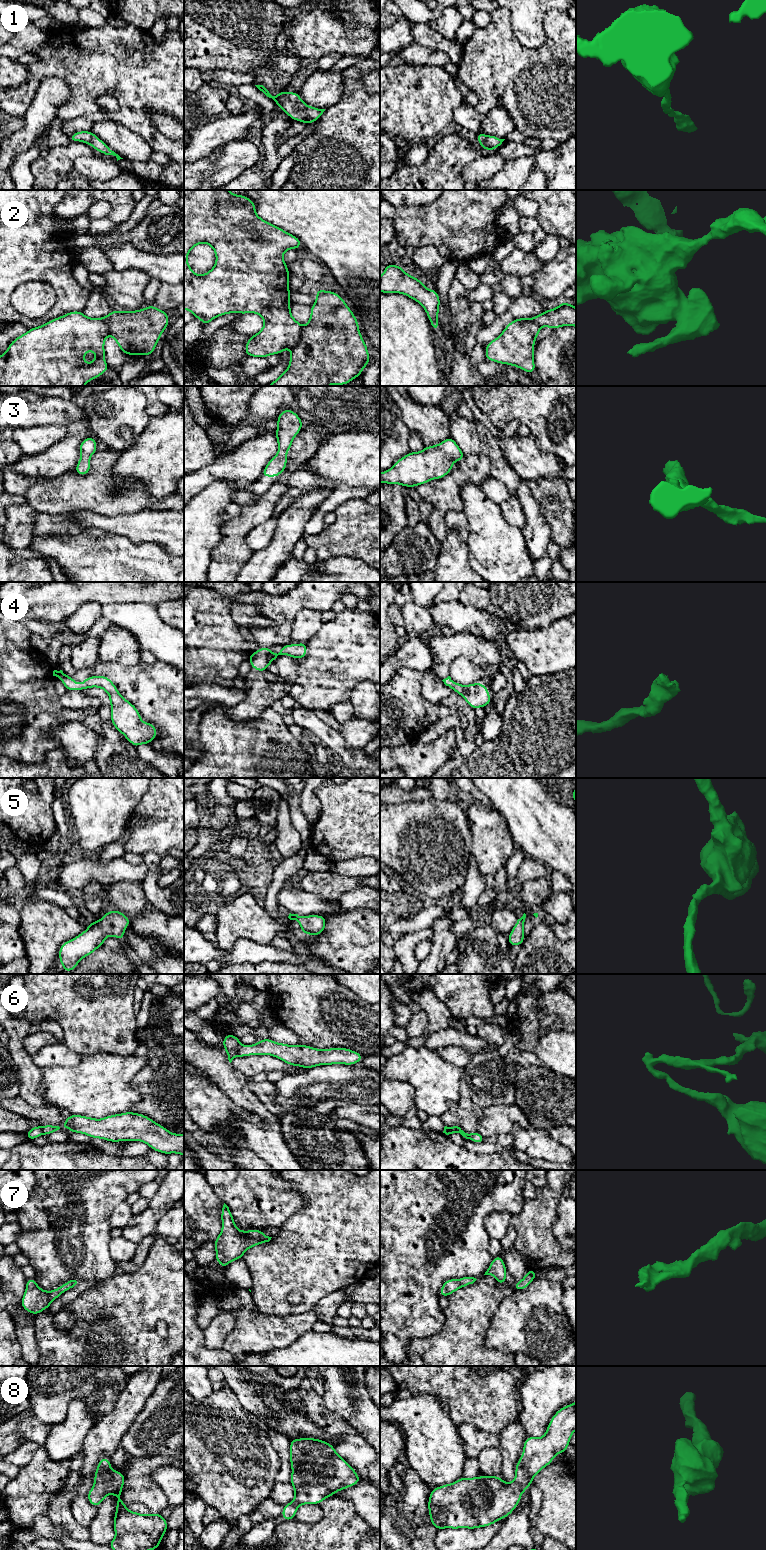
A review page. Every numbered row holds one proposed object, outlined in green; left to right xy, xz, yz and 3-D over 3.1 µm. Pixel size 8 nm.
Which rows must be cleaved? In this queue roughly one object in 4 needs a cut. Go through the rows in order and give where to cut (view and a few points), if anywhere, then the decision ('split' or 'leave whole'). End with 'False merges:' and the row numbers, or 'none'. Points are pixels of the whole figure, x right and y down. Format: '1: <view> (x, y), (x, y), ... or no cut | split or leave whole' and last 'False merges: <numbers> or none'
1: no cut | leave whole
2: xz (302, 328), (300, 341), (292, 349) | split
3: no cut | leave whole
4: no cut | leave whole
5: no cut | leave whole
6: xz (240, 1045), (237, 1055) | split
7: no cut | leave whole
8: no cut | leave whole
False merges: 2, 6

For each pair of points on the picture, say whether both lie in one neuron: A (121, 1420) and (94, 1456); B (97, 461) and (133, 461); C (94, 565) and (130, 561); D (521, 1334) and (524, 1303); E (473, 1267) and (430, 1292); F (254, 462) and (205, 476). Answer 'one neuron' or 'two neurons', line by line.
A: one neuron
B: two neurons
C: one neuron
D: one neuron
E: one neuron
F: one neuron

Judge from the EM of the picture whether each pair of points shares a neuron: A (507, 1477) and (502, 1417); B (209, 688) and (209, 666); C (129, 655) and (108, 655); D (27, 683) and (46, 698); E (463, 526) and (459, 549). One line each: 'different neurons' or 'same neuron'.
A: different neurons
B: different neurons
C: same neuron
D: same neuron
E: different neurons

